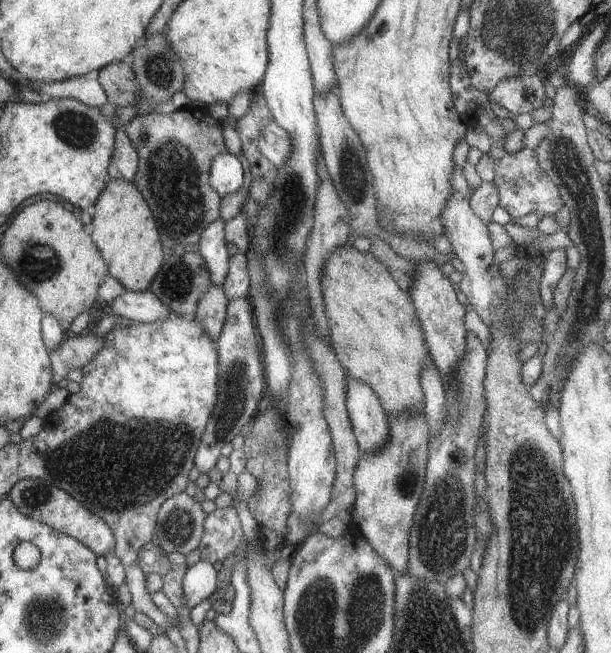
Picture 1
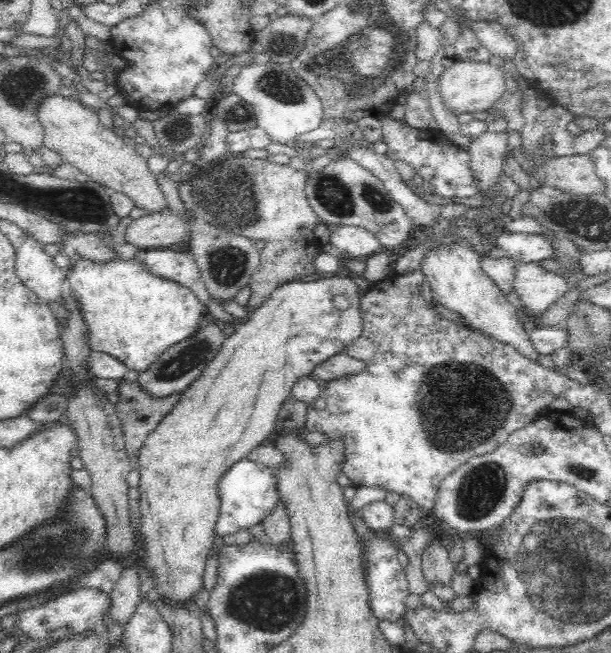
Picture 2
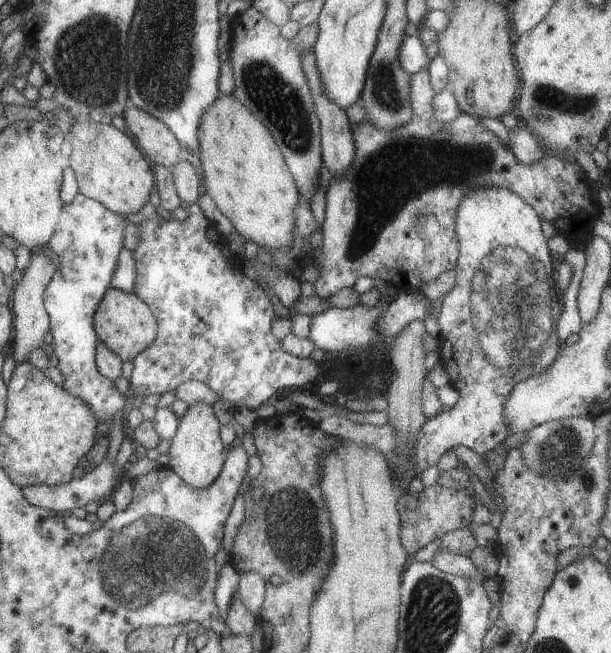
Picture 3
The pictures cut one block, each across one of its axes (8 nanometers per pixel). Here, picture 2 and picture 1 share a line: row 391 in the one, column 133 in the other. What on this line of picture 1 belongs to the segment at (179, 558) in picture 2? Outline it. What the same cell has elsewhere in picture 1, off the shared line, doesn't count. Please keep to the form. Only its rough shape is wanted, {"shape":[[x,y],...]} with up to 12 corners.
{"shape":[[107,177],[89,234],[125,291],[167,252],[136,185]]}

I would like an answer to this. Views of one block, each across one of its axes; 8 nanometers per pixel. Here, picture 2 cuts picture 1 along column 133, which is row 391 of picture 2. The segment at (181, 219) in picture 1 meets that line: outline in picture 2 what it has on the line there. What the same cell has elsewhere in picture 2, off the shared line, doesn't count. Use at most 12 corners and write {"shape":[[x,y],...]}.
{"shape":[[137,380],[118,381],[116,412],[131,468],[140,447],[182,391],[161,397]]}

